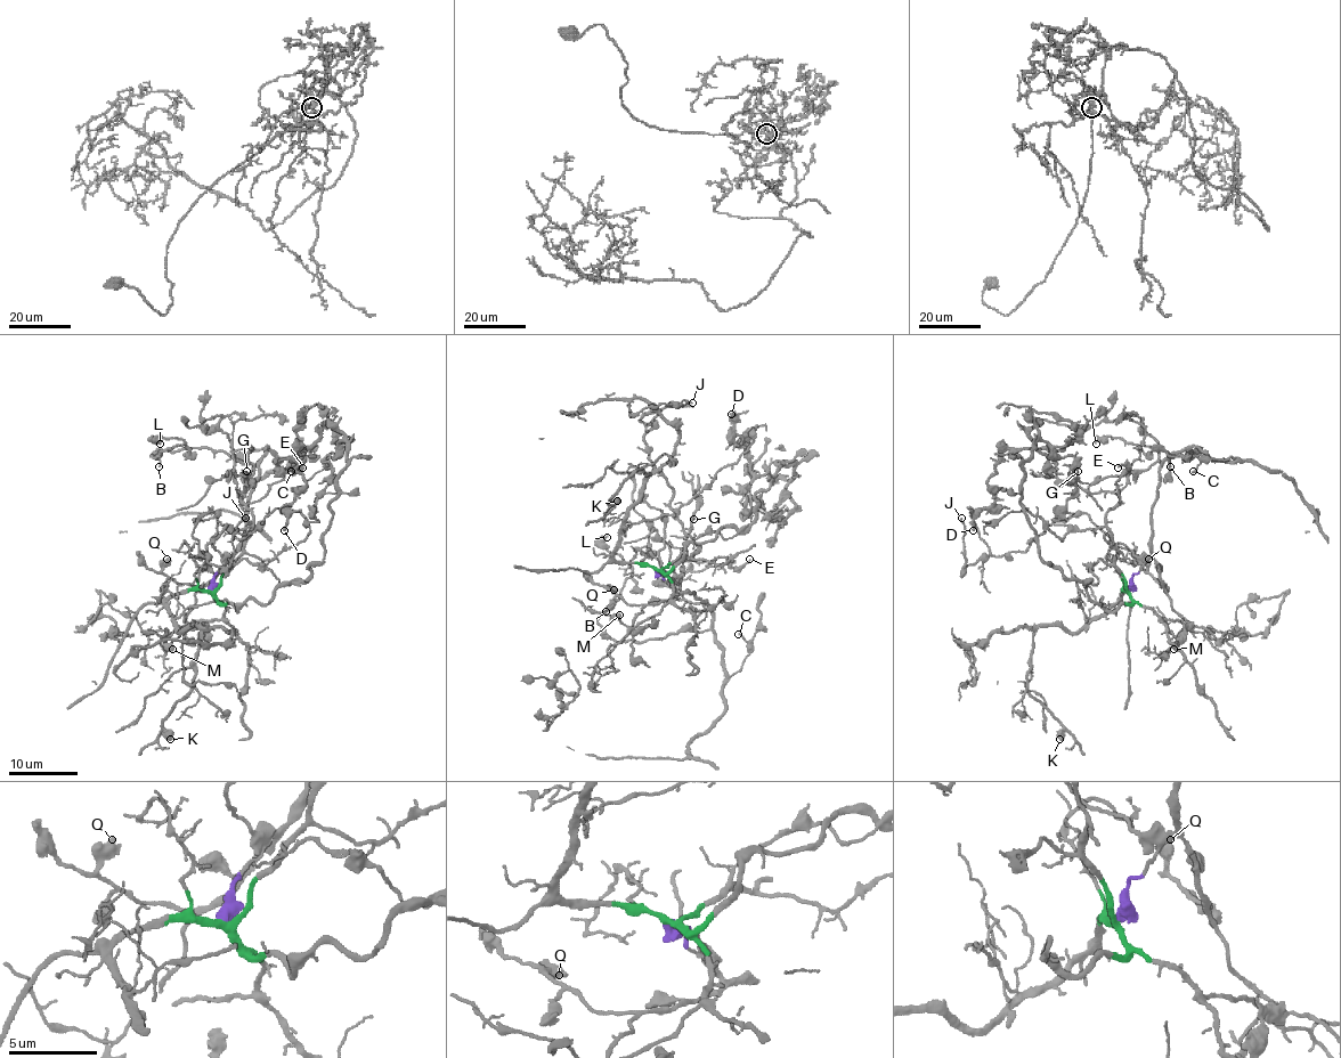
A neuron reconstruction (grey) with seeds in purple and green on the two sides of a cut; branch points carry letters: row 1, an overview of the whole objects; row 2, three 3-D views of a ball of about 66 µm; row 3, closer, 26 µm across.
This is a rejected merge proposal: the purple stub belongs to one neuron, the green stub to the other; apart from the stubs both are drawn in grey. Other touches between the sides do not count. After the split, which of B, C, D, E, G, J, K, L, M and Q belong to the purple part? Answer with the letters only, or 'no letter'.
B, C, L, Q

